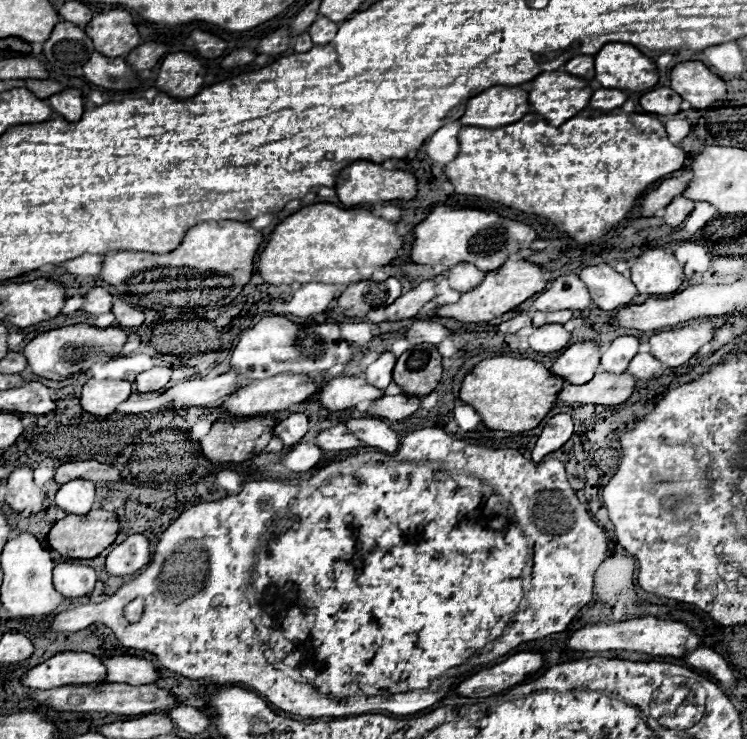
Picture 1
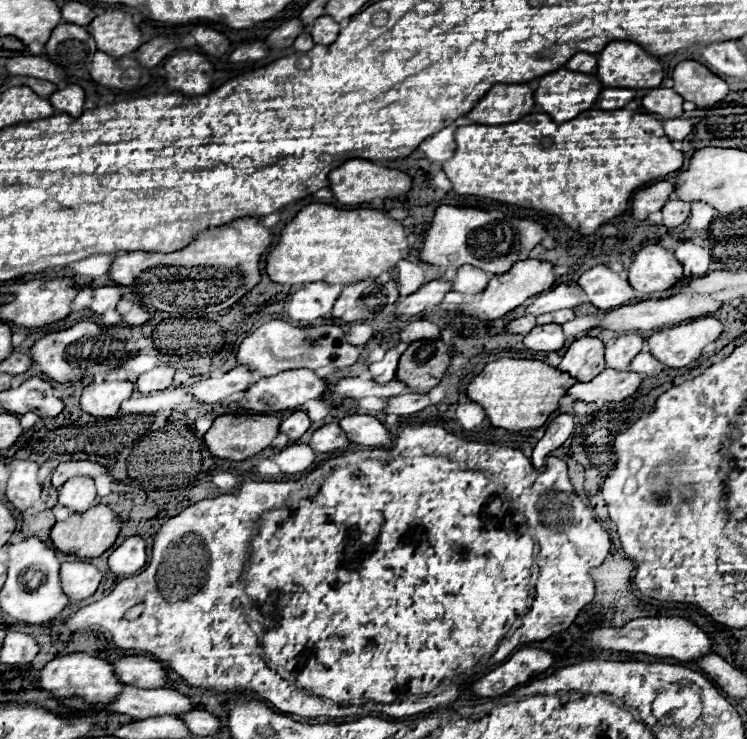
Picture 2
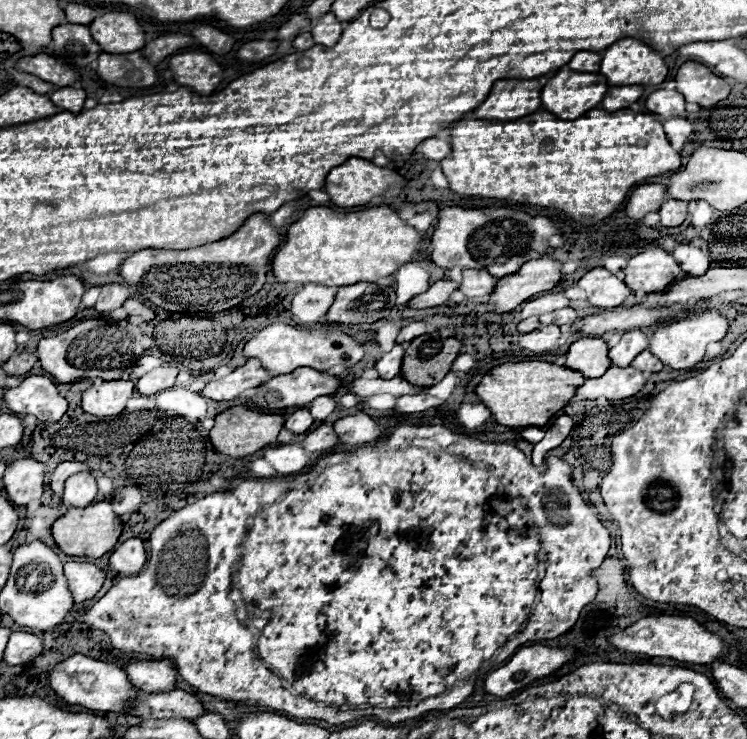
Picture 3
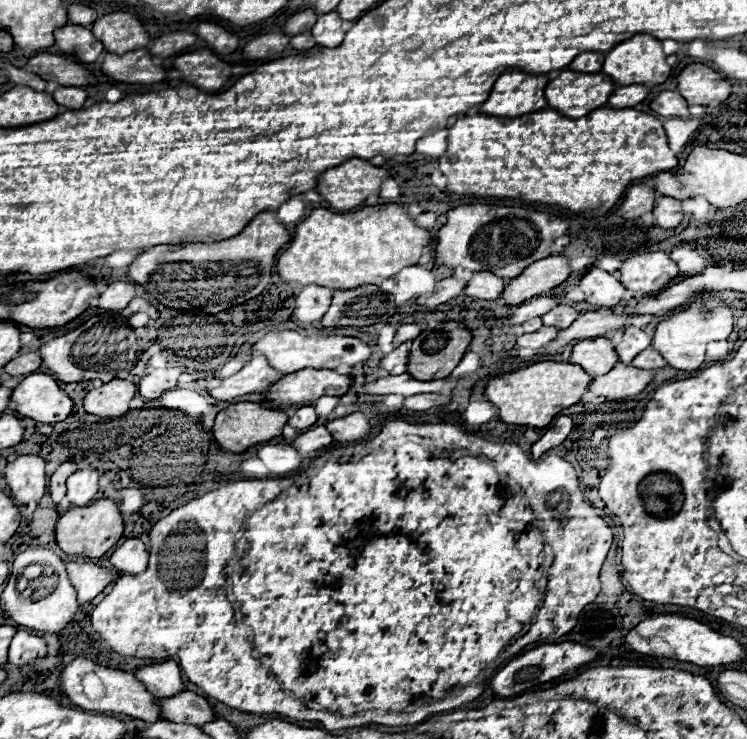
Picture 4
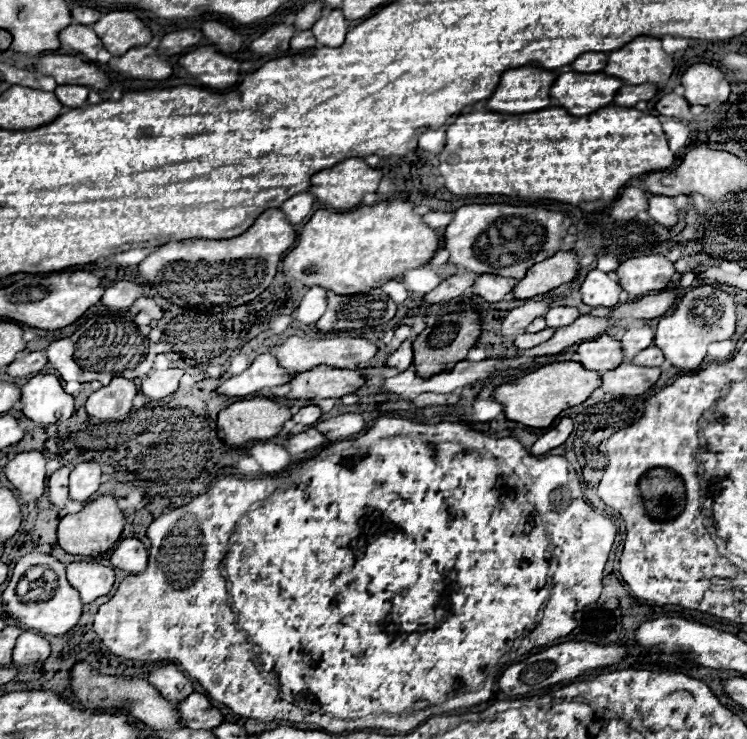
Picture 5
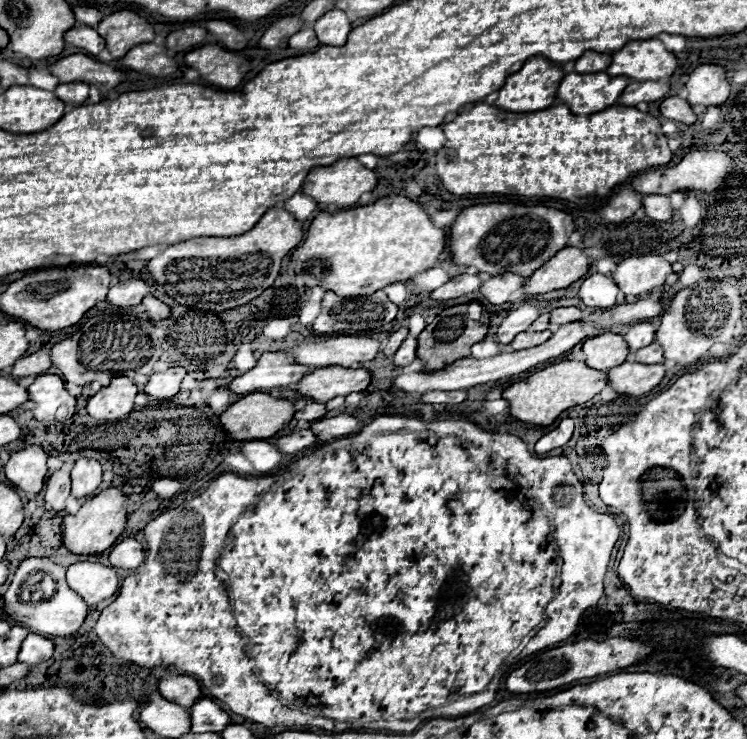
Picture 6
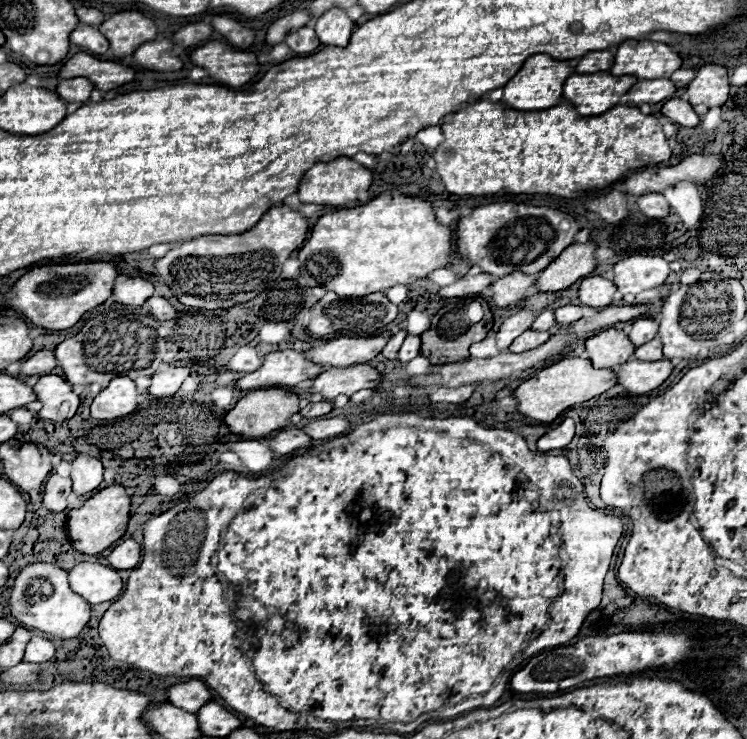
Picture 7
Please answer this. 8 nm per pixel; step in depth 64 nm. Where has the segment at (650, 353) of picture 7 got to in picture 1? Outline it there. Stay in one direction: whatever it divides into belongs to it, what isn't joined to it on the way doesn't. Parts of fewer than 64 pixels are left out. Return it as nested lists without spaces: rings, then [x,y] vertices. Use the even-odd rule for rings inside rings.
[[[638,352],[632,358],[626,372],[632,374],[634,378],[638,378],[638,380],[654,380],[654,378],[662,376],[664,364],[658,362],[656,358],[652,358],[652,354],[648,354],[648,352]]]

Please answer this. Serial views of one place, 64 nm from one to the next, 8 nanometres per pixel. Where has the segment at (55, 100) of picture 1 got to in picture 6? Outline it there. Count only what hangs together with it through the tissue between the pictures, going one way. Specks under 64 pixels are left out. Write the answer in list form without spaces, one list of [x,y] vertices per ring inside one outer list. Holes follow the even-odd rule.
[[[70,82],[70,84],[58,84],[58,88],[54,92],[64,104],[80,106],[88,100],[88,88],[90,86],[84,82]]]

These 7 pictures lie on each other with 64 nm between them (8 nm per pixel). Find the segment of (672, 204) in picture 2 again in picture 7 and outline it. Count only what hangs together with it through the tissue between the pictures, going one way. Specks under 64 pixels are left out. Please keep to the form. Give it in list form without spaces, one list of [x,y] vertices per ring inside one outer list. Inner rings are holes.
[[[644,194],[638,198],[638,208],[642,214],[650,216],[650,218],[666,218],[670,212],[670,206],[666,202],[666,198],[662,194]]]

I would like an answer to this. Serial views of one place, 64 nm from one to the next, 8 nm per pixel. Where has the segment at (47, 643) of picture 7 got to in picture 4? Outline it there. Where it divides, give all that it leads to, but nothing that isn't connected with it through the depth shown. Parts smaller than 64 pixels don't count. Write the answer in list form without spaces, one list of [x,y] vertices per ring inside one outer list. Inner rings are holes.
[[[18,630],[18,634],[14,634],[14,640],[10,642],[10,648],[8,648],[10,664],[24,666],[44,656],[46,656],[46,642],[42,636],[36,636],[28,630]]]

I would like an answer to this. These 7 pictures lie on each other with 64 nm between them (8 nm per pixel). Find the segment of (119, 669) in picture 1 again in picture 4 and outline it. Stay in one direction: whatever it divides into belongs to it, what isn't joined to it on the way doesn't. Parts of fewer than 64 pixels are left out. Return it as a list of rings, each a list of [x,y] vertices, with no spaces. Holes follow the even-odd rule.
[[[166,660],[162,664],[140,666],[138,670],[134,670],[134,676],[156,698],[168,698],[168,696],[174,696],[184,690],[184,684],[180,678],[180,668],[174,660]]]

